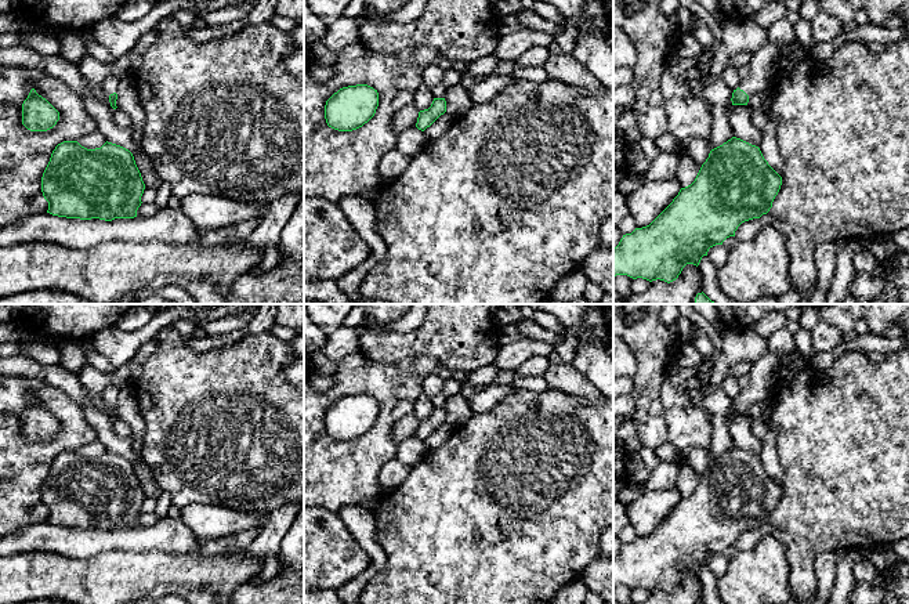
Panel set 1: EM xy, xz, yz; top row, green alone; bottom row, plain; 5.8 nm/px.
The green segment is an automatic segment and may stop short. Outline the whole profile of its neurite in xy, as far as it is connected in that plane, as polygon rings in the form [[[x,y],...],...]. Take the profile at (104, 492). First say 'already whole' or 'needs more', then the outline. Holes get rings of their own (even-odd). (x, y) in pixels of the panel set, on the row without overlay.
already whole | [[[77,451],[58,453],[41,487],[41,502],[48,511],[47,522],[66,528],[134,528],[142,513],[144,499],[133,463],[108,451],[95,459],[87,459]]]

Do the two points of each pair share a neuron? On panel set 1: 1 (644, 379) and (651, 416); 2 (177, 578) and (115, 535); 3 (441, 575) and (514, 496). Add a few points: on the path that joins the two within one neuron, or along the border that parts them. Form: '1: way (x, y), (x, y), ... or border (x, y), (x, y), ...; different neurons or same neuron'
1: way (647, 389), (648, 407); same neuron
2: border (107, 552), (173, 552); different neurons
3: way (460, 556), (498, 516); same neuron

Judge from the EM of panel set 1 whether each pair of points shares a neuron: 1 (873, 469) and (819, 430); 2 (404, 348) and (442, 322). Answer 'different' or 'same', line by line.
1: same
2: same

